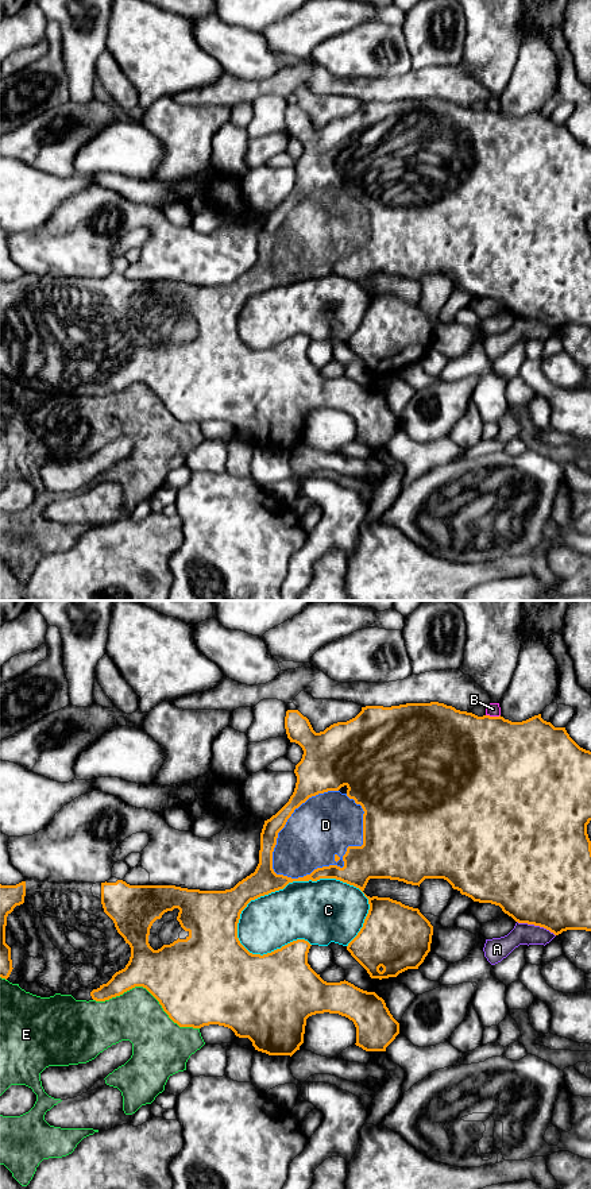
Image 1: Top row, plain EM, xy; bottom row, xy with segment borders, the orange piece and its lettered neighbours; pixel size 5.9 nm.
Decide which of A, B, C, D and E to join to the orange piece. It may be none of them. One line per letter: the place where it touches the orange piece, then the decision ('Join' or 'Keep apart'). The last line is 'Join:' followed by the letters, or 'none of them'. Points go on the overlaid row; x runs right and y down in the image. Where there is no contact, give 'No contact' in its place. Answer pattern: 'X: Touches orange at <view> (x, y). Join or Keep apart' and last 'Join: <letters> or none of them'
A: Touches orange at xy (536, 925). Keep apart
B: Touches orange at xy (493, 717). Keep apart
C: Touches orange at xy (294, 880). Keep apart
D: Touches orange at xy (338, 860). Join
E: Touches orange at xy (149, 991). Keep apart
Join: D

